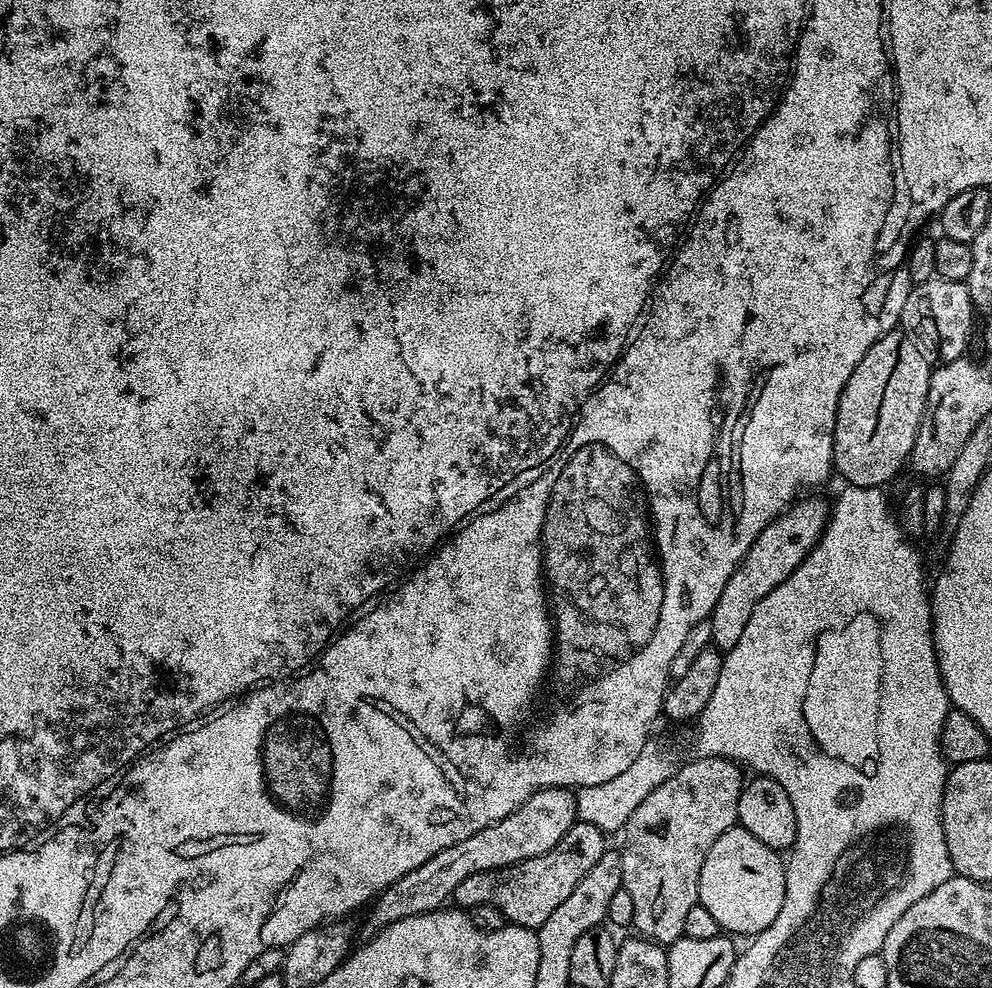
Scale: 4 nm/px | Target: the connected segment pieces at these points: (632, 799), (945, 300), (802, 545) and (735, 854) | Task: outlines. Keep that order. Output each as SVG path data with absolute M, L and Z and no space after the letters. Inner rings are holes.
M656 738L648 739L642 754L638 754L638 758L634 758L634 762L630 762L629 768L622 770L622 774L610 778L610 782L598 782L598 786L586 786L576 792L577 817L590 822L590 826L598 826L598 830L605 834L619 833L626 826L630 814L638 810L642 798L674 775L681 760L682 757L674 749L659 744Z
M933 278L909 287L906 306L902 306L899 327L911 336L929 361L945 364L954 362L969 351L967 348L968 339L972 336L972 316L974 320L967 283Z
M808 494L789 504L785 511L768 523L762 534L758 534L754 546L750 546L734 574L730 574L726 590L718 594L718 602L710 617L712 644L721 653L730 651L738 642L738 638L742 638L742 630L746 630L746 622L750 622L754 606L758 606L758 602L762 602L762 598L766 598L766 594L770 594L774 586L794 574L806 554L810 554L810 550L820 541L820 536L828 525L829 515L829 501L819 500L816 494Z
M734 826L726 830L714 846L710 846L706 862L702 862L699 904L710 910L714 922L718 922L725 933L737 932L751 938L766 930L766 926L778 918L778 910L782 910L782 902L786 898L785 867L777 849L758 842L758 838L744 828Z

